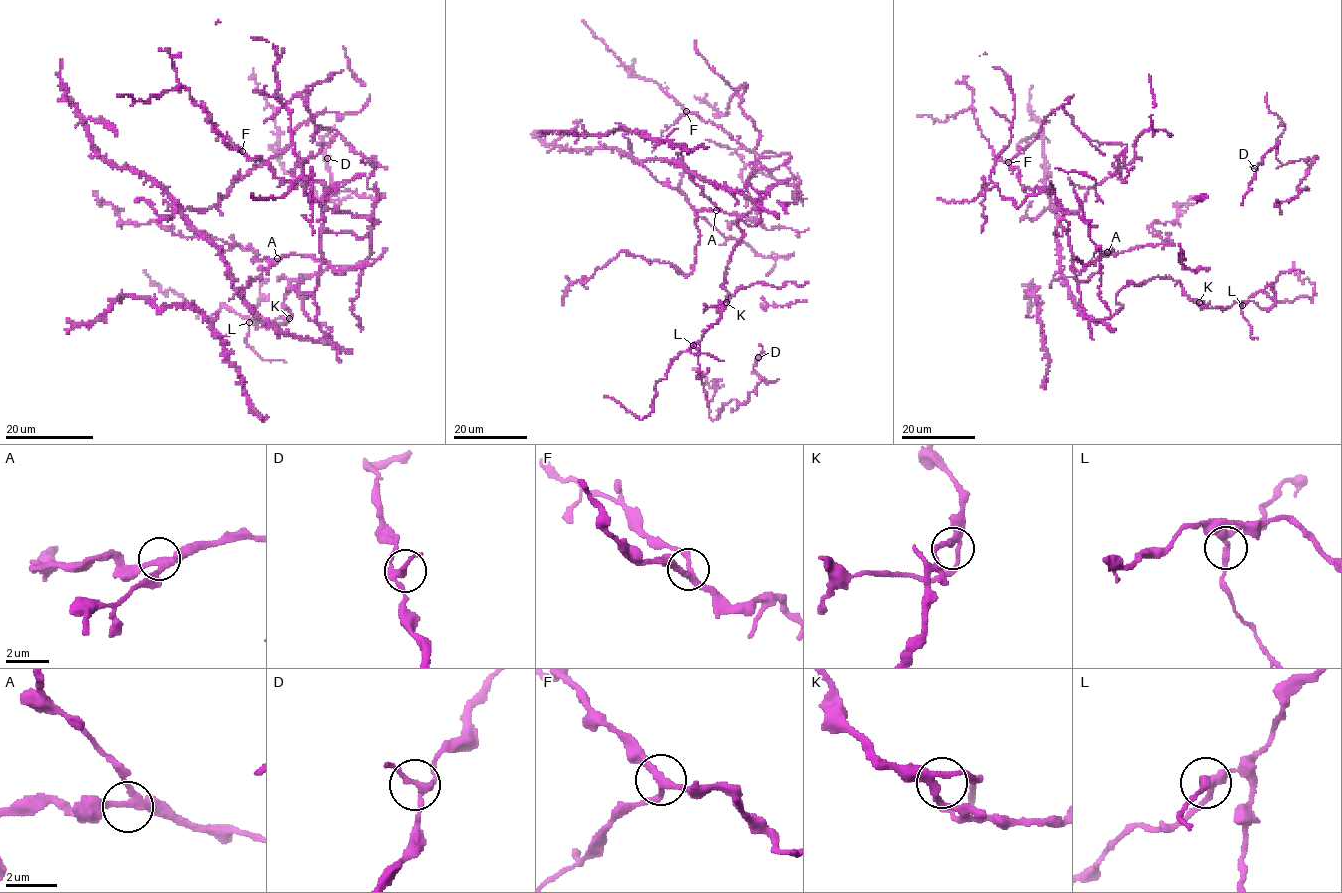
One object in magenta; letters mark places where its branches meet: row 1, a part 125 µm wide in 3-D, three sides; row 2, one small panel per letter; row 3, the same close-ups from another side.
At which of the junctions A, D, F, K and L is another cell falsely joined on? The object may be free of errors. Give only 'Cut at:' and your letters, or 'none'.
Cut at: L

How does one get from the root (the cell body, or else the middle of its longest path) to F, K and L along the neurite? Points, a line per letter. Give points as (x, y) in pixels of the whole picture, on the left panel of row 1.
F: (313, 320), (332, 338), (316, 320), (315, 303), (328, 189), (318, 182), (287, 183), (242, 151)
K: (313, 320), (303, 308), (303, 301), (308, 296), (303, 297), (292, 287), (284, 296), (289, 318)
L: (313, 320), (303, 308), (308, 296), (292, 287), (282, 324), (249, 322)

